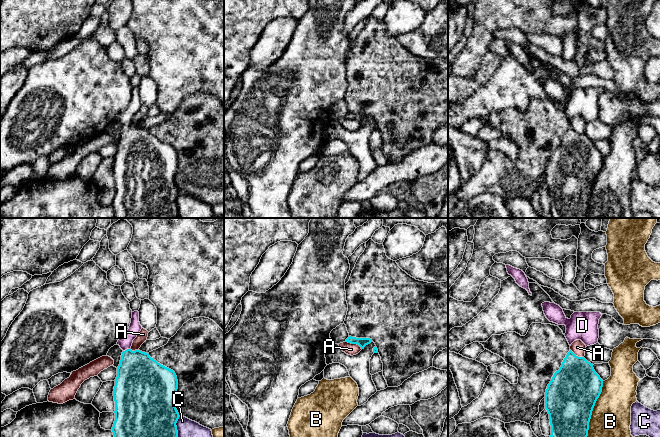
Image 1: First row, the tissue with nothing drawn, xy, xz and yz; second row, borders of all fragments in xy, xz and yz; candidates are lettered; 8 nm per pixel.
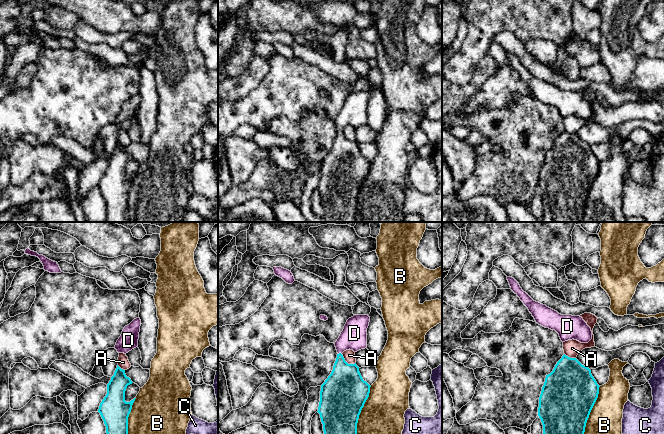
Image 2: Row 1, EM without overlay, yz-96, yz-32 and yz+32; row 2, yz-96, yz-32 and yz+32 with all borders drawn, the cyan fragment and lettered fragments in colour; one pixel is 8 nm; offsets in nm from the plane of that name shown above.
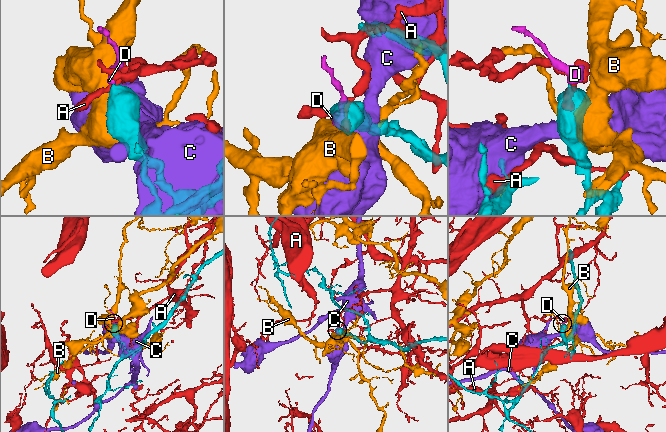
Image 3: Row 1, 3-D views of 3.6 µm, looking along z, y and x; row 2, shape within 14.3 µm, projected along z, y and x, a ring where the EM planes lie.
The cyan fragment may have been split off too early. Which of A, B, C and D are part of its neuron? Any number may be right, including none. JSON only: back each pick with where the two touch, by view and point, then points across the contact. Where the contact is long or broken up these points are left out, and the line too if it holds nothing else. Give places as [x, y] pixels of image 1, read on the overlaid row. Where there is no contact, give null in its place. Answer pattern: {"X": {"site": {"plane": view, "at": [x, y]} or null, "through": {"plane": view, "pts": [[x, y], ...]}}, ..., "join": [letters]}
{"D": {"site": {"plane": "xy", "at": [127, 349]}, "through": {"plane": "xy", "pts": [[139, 377], [127, 349], [125, 341]]}}, "join": ["D"]}

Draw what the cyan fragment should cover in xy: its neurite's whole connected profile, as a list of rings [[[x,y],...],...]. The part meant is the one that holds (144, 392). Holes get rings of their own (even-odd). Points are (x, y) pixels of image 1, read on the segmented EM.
[[[132,312],[129,329],[123,333],[117,345],[123,350],[113,391],[115,421],[114,437],[178,437],[176,423],[179,413],[174,400],[178,389],[175,372],[140,350],[132,351],[133,340],[141,331],[139,312]]]

